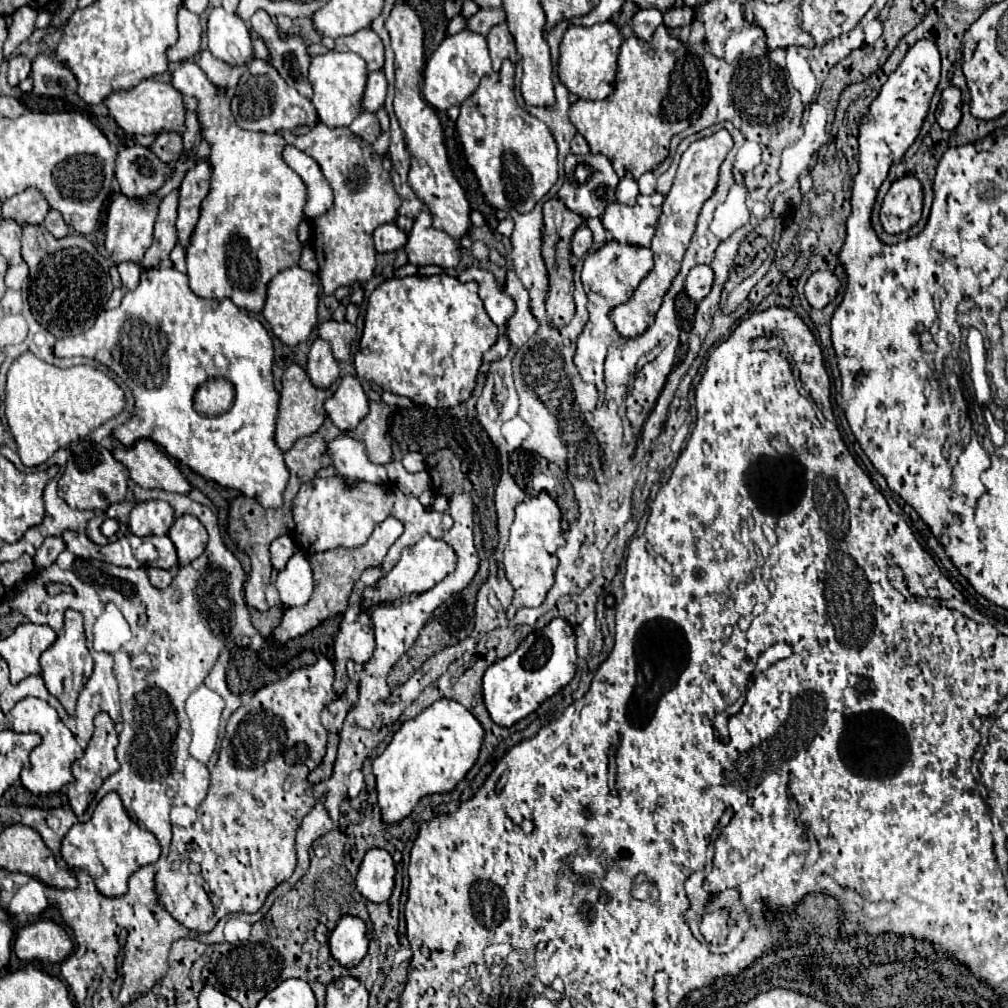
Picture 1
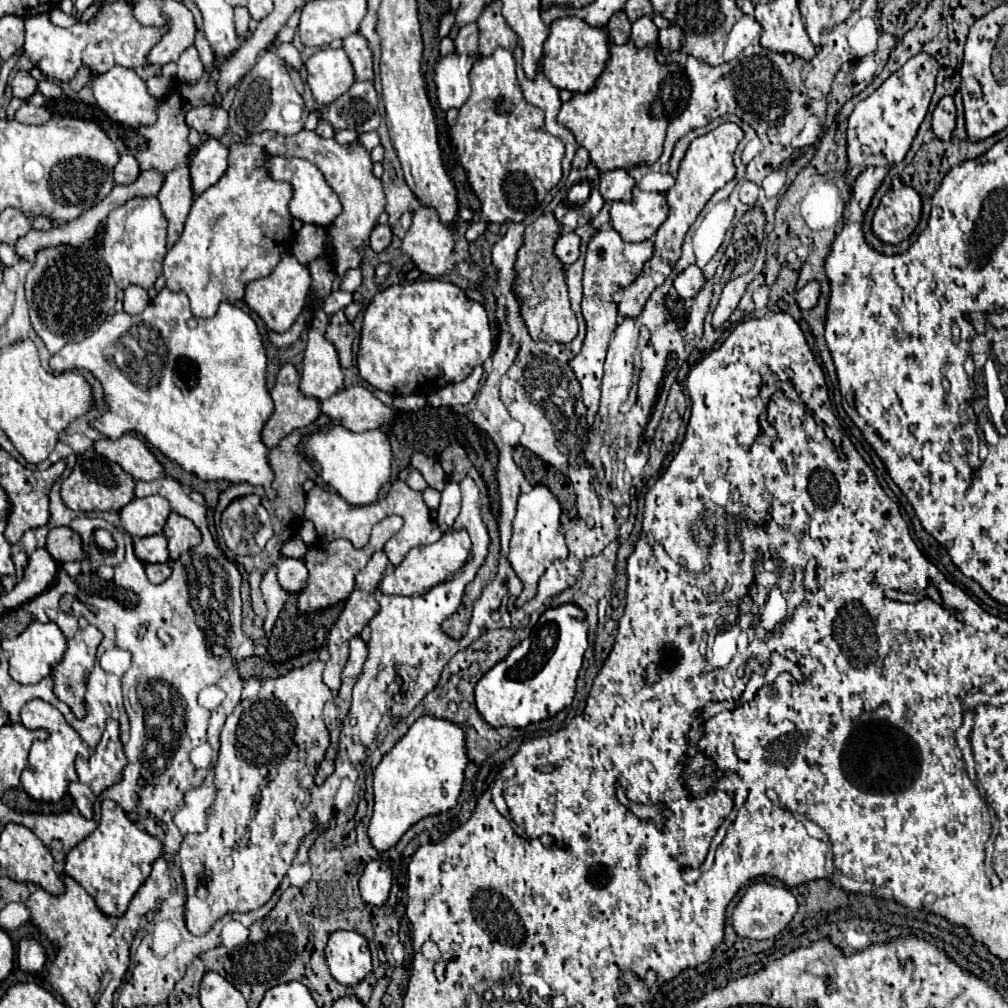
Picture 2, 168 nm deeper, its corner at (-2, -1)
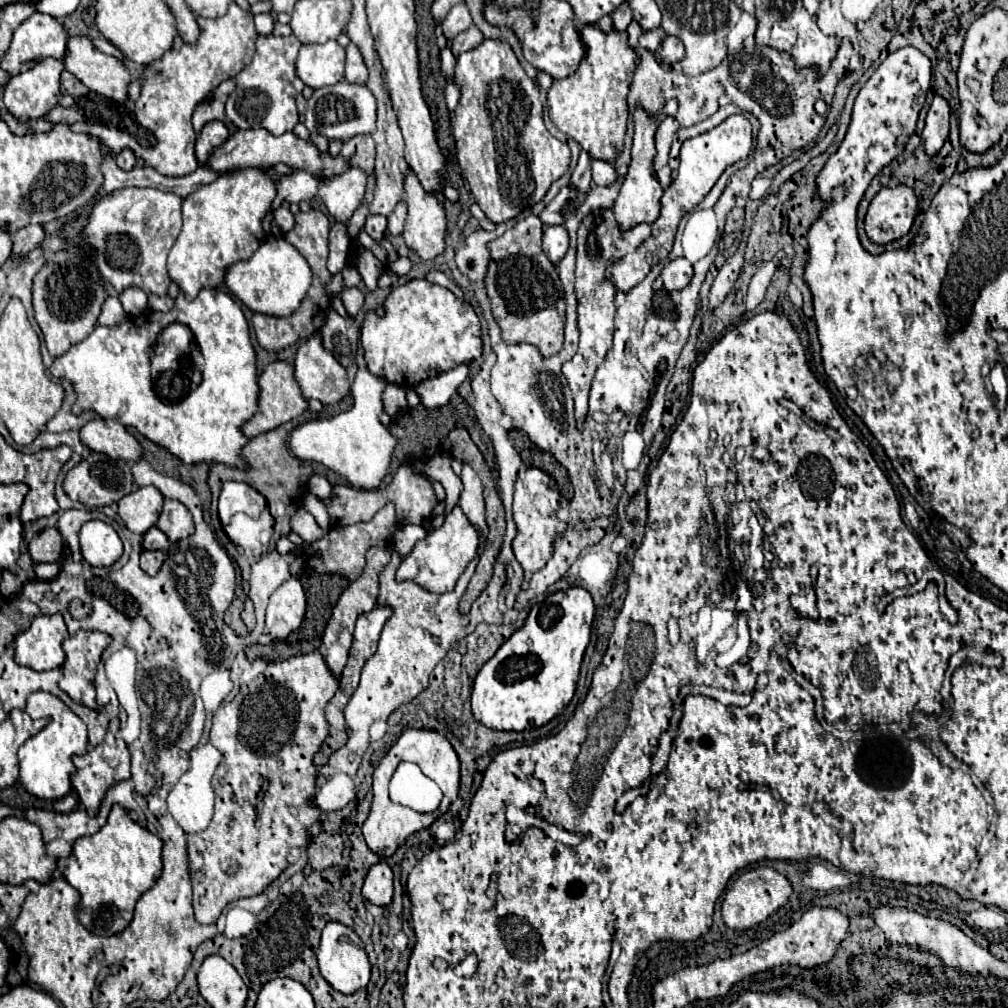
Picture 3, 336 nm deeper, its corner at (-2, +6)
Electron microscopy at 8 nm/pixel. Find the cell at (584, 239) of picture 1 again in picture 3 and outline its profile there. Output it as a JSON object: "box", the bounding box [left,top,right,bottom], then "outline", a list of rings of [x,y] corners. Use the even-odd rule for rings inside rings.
{"box":[542,226,568,266],"outline":[[[548,226],[548,228],[544,228],[542,250],[546,252],[546,256],[550,258],[550,262],[554,266],[560,262],[560,258],[568,250],[568,232],[564,230],[564,226]]]}

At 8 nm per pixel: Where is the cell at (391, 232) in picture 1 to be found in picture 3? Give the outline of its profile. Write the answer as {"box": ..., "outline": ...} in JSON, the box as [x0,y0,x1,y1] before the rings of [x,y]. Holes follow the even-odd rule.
{"box":[364,214,386,240],"outline":[[[370,214],[370,216],[366,218],[364,230],[366,230],[374,240],[382,240],[382,238],[384,238],[384,232],[386,232],[386,216]]]}

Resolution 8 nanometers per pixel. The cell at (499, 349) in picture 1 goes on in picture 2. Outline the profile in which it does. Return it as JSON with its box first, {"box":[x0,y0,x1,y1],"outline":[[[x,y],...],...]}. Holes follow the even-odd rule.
{"box":[428,367,482,407],"outline":[[[476,367],[472,371],[472,375],[468,379],[464,379],[462,383],[456,383],[456,385],[446,385],[444,389],[432,393],[428,397],[428,403],[432,407],[452,407],[452,405],[466,405],[472,401],[472,397],[476,395],[476,389],[478,389],[478,381],[482,377],[482,367]]]}

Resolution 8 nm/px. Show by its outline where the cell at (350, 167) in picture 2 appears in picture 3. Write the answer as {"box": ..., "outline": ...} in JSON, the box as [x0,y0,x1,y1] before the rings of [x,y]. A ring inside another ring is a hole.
{"box":[204,128,348,178],"outline":[[[262,128],[260,130],[238,130],[208,156],[204,166],[210,168],[212,172],[220,174],[220,172],[228,172],[234,168],[270,168],[278,162],[288,164],[298,170],[318,174],[318,176],[326,176],[326,178],[338,176],[344,170],[348,170],[348,160],[342,154],[338,154],[336,158],[330,158],[328,152],[320,154],[314,144],[310,144],[302,138],[296,138],[292,132],[286,132],[282,136],[272,136],[268,130],[262,130]]]}

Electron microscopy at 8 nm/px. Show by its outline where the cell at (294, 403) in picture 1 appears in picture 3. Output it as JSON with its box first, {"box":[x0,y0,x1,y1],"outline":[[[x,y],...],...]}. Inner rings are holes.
{"box":[240,362,308,438],"outline":[[[272,362],[272,364],[268,364],[268,366],[264,368],[264,372],[260,374],[260,378],[258,378],[258,386],[260,386],[260,392],[258,392],[258,410],[256,410],[256,414],[240,428],[246,438],[254,438],[254,436],[258,436],[258,434],[262,434],[262,432],[274,430],[274,428],[278,428],[280,424],[288,422],[288,420],[294,420],[294,418],[300,416],[304,410],[308,410],[308,402],[306,402],[306,398],[302,396],[298,382],[294,380],[294,366],[288,364],[288,362]]]}

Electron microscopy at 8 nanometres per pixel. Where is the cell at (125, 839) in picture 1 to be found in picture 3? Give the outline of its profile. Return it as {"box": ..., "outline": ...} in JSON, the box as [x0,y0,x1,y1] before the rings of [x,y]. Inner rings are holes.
{"box":[64,806,162,936],"outline":[[[114,806],[106,826],[90,838],[78,838],[72,846],[64,878],[80,892],[76,916],[96,936],[120,934],[134,916],[138,898],[150,890],[162,874],[162,840],[138,826],[124,808]]]}

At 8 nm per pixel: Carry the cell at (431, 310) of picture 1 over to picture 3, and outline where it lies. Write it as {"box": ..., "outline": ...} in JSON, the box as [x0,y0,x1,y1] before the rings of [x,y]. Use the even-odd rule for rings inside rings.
{"box":[362,280,482,388],"outline":[[[408,280],[406,284],[394,288],[386,302],[384,312],[366,312],[364,324],[362,324],[362,348],[364,348],[364,360],[368,370],[388,380],[390,384],[398,384],[402,388],[414,388],[422,380],[428,380],[440,372],[452,370],[460,364],[468,364],[482,356],[482,338],[480,338],[480,320],[474,312],[474,308],[468,302],[458,300],[450,290],[432,284],[428,280]]]}

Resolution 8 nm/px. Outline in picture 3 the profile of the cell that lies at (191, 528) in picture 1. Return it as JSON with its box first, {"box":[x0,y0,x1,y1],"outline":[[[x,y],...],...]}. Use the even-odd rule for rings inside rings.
{"box":[156,500,194,542],"outline":[[[164,500],[164,510],[156,522],[156,526],[168,536],[170,542],[178,542],[180,538],[188,538],[194,532],[192,514],[178,500]]]}

